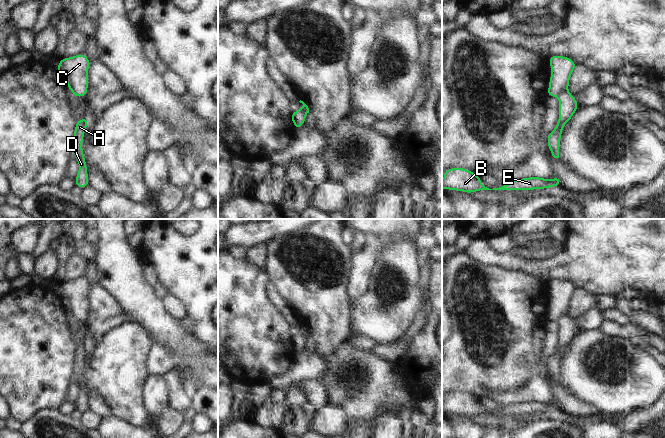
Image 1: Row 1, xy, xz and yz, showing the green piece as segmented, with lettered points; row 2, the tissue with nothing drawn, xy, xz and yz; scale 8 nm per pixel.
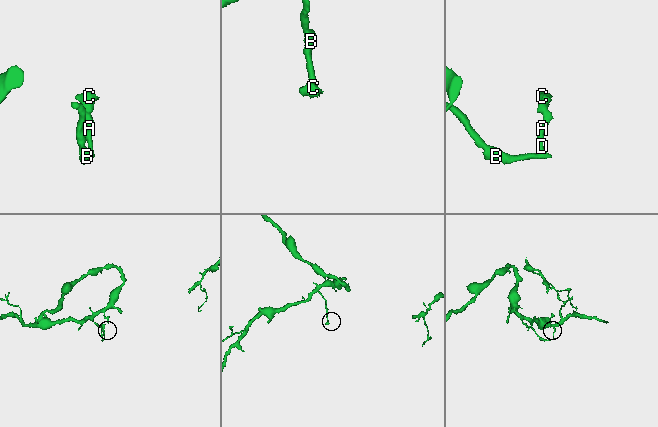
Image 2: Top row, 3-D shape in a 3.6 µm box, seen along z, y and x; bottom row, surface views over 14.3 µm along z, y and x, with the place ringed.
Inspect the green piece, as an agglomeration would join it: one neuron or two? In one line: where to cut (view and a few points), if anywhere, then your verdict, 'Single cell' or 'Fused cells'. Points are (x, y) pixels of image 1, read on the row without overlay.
Split along yz (566, 314), (556, 320). Fused cells

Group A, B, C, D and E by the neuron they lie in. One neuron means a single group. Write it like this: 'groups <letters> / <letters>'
groups A B D E / C

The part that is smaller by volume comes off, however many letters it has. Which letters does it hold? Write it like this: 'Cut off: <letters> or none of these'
Cut off: C

